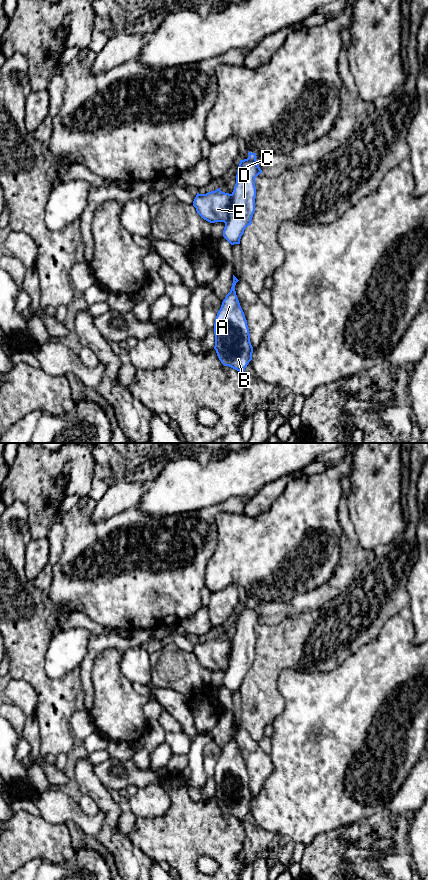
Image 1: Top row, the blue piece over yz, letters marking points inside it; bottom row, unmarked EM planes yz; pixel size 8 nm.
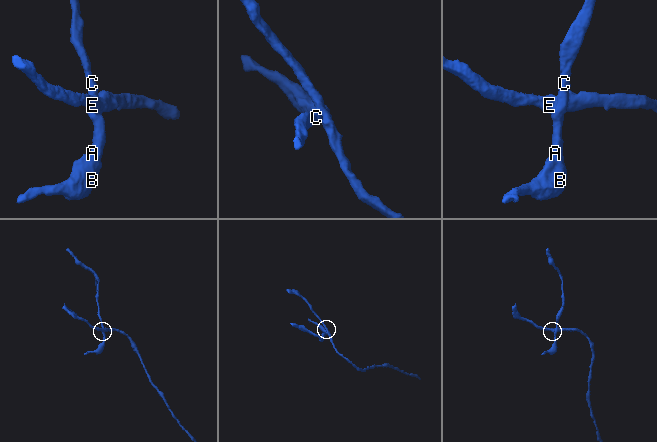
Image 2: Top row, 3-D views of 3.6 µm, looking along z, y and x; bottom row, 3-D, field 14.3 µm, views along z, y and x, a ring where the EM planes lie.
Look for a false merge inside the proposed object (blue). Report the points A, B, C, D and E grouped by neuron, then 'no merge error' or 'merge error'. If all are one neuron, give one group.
groups A B C D / E; merge error

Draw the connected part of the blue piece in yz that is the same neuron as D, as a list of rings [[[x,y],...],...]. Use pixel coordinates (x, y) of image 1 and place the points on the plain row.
[[[248,599],[249,605],[240,608],[236,632],[232,640],[230,665],[225,671],[223,685],[231,692],[240,692],[246,675],[252,672],[255,660],[255,626],[262,621],[256,608],[256,601]]]

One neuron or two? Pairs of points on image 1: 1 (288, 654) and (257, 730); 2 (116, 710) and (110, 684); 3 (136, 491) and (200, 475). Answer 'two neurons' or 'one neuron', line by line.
1: one neuron
2: one neuron
3: two neurons

